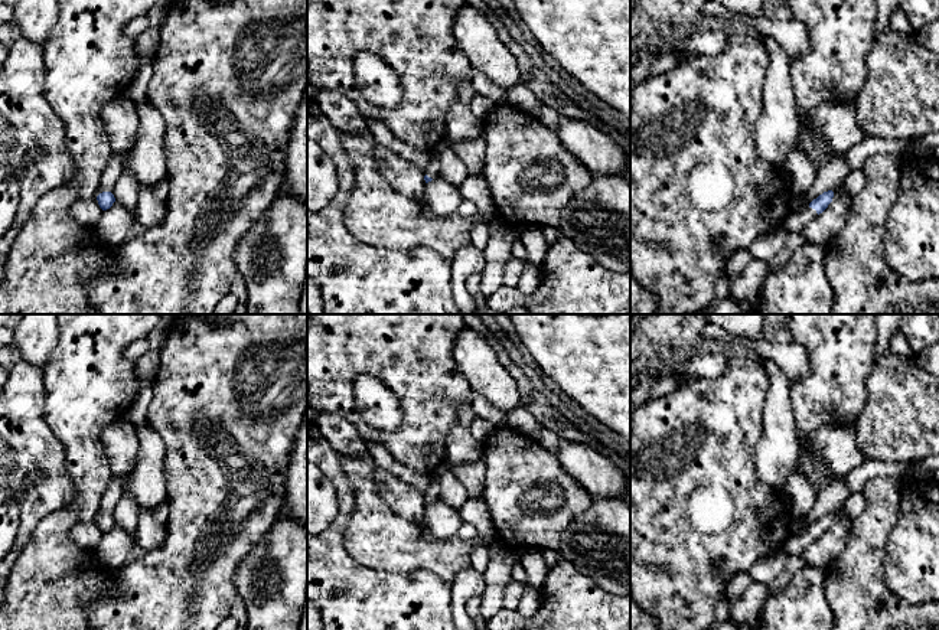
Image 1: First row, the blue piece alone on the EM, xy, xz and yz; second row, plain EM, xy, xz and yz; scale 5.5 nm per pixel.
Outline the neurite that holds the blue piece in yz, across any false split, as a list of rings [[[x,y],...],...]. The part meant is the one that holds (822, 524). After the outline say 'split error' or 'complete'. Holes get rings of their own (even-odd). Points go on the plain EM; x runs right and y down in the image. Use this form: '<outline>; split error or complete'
[[[828,513],[814,522],[808,531],[799,535],[789,535],[783,545],[786,555],[802,555],[805,549],[819,536],[822,536],[832,525],[834,515]]]; split error

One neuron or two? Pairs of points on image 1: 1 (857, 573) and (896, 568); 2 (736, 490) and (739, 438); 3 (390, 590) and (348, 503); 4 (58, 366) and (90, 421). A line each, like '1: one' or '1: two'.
1: two
2: one
3: one
4: one

